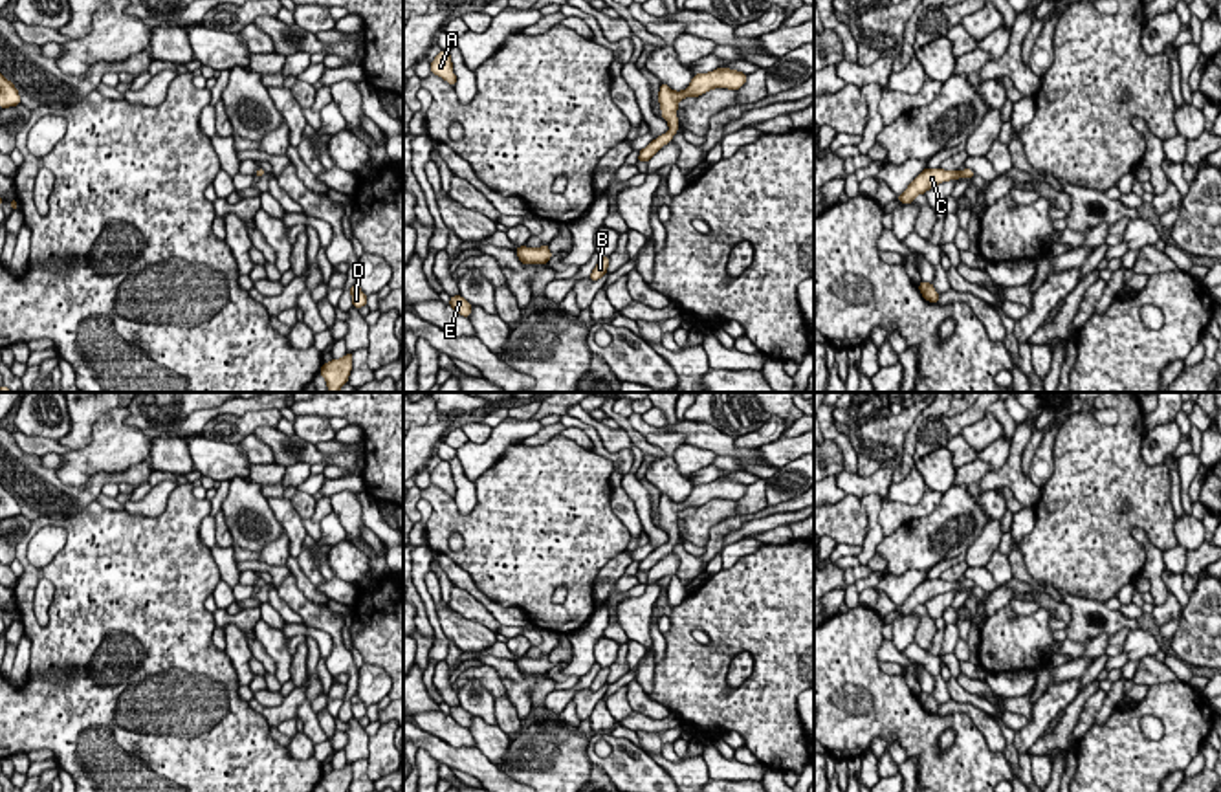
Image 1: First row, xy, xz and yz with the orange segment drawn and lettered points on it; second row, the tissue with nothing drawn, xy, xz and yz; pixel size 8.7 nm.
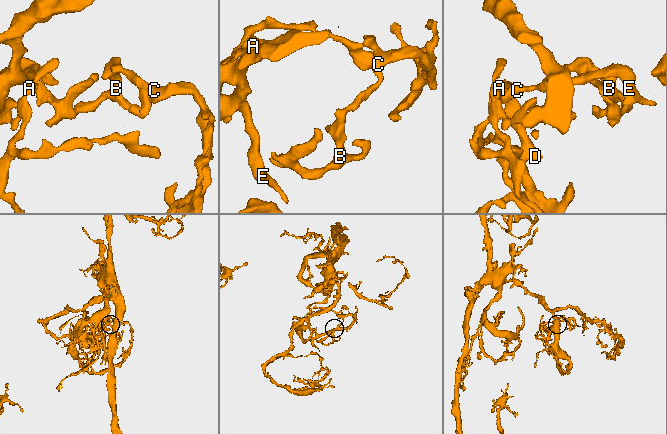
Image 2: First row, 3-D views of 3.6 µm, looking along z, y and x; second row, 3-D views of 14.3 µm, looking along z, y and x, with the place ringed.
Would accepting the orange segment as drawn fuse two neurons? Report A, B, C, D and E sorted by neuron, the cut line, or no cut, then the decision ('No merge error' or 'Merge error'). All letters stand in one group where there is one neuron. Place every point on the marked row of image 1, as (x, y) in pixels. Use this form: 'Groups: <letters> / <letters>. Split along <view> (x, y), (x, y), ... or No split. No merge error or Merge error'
Groups: A B C D E. No split. No merge error

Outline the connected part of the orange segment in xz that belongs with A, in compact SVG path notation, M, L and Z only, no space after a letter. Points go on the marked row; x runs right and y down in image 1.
M442 50L434 60L431 62L431 73L442 77L447 81L451 86L456 82L456 75L451 72L453 62L451 62L451 53Z

